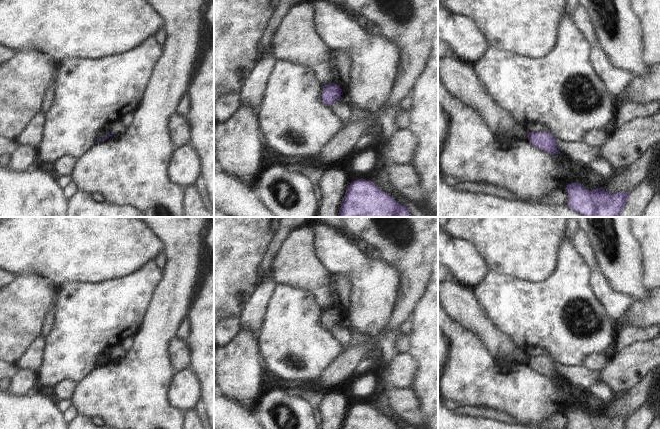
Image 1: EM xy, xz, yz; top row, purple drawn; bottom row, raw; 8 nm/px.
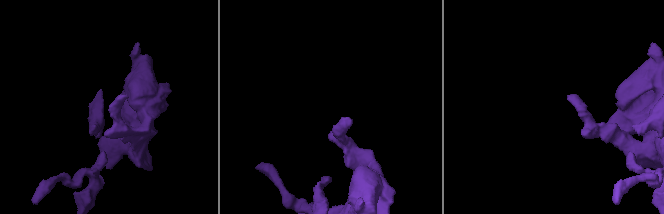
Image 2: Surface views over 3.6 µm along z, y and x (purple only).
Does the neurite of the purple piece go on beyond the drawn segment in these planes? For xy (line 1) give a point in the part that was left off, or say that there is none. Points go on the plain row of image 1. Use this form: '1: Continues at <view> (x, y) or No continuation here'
1: No continuation here.

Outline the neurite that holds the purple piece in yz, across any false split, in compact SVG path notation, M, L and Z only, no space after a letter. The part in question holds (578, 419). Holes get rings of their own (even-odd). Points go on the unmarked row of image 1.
M579 407L568 408L565 415L568 418L567 429L626 429L628 417L608 417L604 412L592 415L585 413Z

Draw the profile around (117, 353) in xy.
M120 346L114 347L111 349L110 358L113 361L121 360L124 358L125 354L126 352Z

